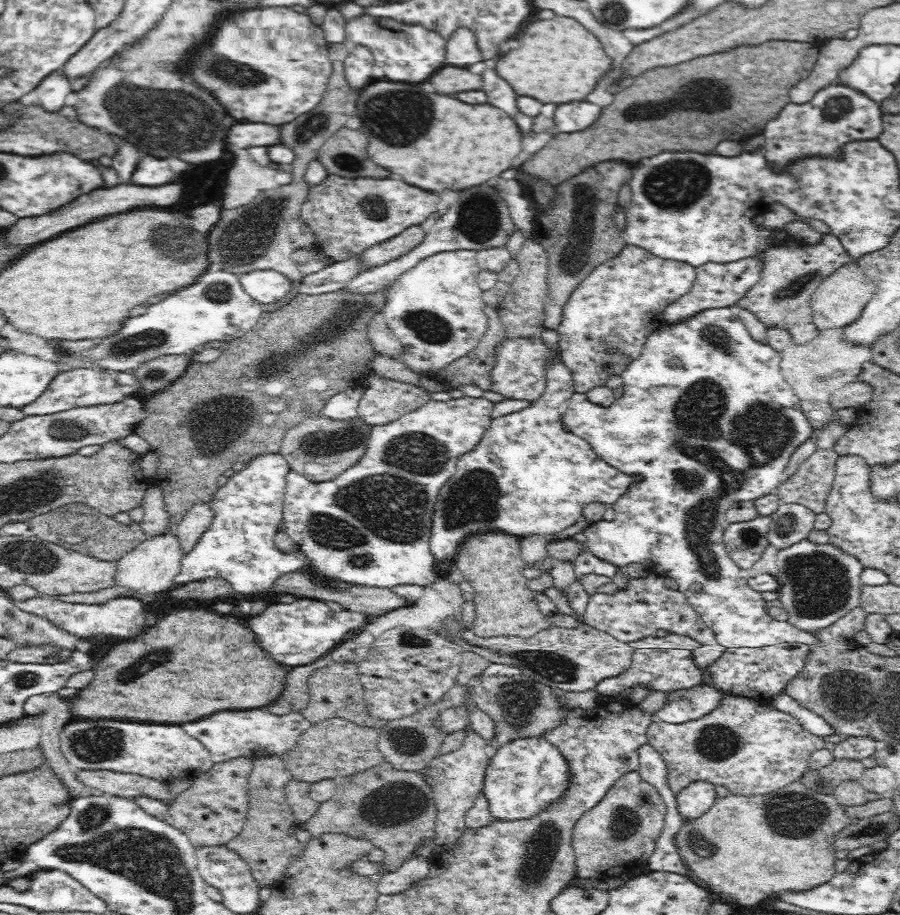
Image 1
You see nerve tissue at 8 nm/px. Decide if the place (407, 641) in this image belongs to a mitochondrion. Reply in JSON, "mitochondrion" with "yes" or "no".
{"mitochondrion":"yes"}

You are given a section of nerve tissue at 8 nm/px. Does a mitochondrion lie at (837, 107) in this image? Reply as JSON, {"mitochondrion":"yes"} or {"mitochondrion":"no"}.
{"mitochondrion":"yes"}

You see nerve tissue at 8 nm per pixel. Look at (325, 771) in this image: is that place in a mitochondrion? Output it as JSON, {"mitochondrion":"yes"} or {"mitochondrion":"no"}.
{"mitochondrion":"no"}

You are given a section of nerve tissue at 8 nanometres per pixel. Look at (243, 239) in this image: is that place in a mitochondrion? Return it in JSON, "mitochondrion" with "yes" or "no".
{"mitochondrion":"yes"}

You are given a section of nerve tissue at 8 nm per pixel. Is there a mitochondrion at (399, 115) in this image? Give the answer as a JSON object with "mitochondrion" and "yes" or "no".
{"mitochondrion":"yes"}

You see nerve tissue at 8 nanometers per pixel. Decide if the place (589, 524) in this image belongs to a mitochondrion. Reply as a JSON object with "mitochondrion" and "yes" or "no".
{"mitochondrion":"no"}

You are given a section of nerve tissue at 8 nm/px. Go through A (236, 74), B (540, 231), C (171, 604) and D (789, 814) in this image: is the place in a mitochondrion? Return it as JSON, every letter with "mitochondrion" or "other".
{"A":"mitochondrion","B":"other","C":"other","D":"mitochondrion"}

